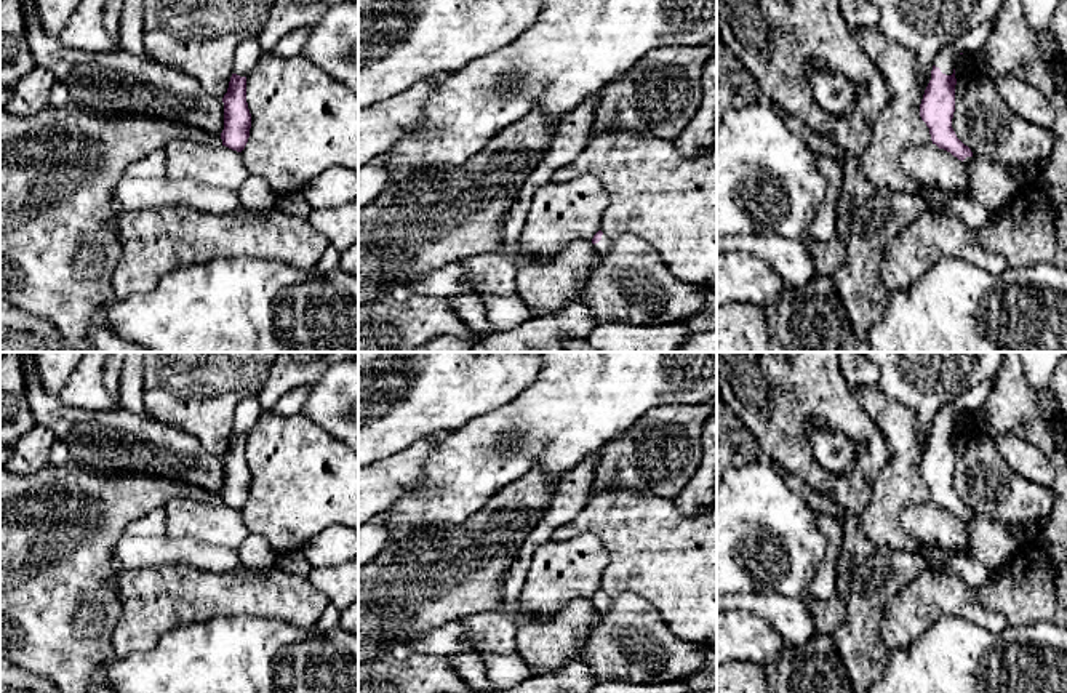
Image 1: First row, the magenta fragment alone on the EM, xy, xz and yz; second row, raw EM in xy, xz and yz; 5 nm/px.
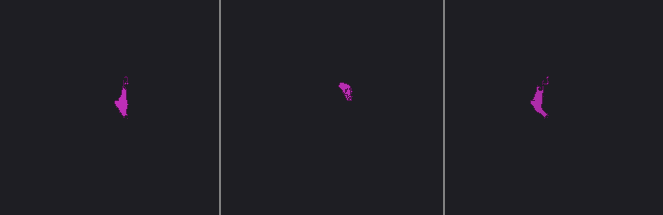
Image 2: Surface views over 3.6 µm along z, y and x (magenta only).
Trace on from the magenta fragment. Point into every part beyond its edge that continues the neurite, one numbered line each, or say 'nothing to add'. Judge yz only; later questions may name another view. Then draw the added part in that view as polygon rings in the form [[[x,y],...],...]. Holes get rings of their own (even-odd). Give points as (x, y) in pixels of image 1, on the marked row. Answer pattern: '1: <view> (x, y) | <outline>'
1: yz (975, 39) | [[[993,19],[984,21],[977,27],[973,27],[952,46],[945,46],[937,53],[934,66],[941,69],[942,74],[952,75],[955,58],[960,53],[977,53],[977,50],[985,43],[989,34],[993,29]]]
2: yz (968, 162) | [[[966,157],[966,158],[963,160],[963,163],[965,163],[966,176],[968,176],[968,184],[966,184],[966,187],[961,189],[961,190],[957,190],[957,192],[953,192],[953,190],[944,190],[944,192],[947,192],[947,194],[950,194],[950,195],[961,195],[961,197],[973,198],[973,192],[971,192],[971,166],[973,166],[973,157]]]

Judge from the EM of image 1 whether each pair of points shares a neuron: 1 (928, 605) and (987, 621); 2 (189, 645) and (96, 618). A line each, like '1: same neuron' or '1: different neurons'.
1: same neuron
2: different neurons

